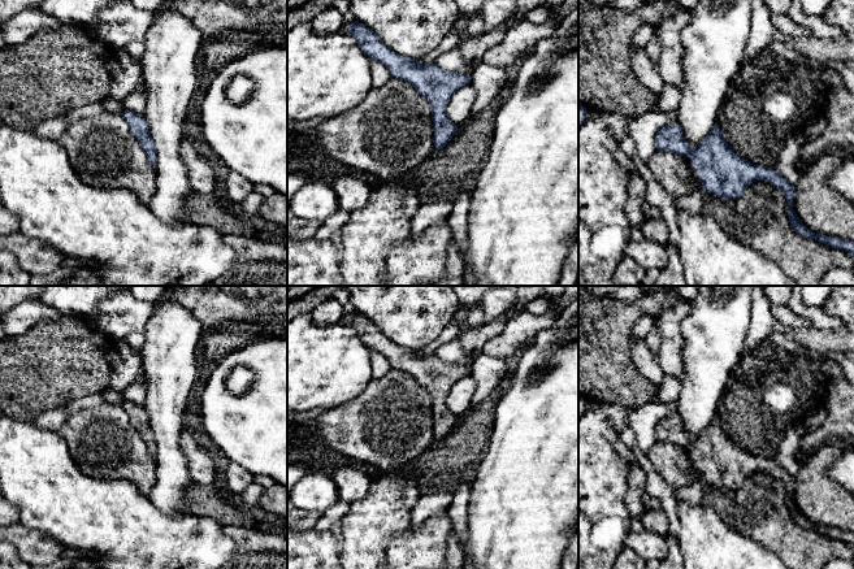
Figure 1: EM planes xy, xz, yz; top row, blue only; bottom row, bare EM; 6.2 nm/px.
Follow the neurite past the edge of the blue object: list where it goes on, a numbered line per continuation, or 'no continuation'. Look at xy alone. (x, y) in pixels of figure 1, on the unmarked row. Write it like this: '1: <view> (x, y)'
no continuation

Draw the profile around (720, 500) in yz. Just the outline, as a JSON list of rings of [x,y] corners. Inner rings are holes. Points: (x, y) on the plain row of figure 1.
[[[703,483],[703,492],[699,501],[705,507],[712,508],[729,527],[733,527],[732,511],[734,499],[727,490],[718,488],[710,483]]]

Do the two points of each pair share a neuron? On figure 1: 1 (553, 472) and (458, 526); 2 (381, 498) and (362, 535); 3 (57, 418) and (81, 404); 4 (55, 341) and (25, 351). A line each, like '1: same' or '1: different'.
1: different
2: same
3: same
4: same

